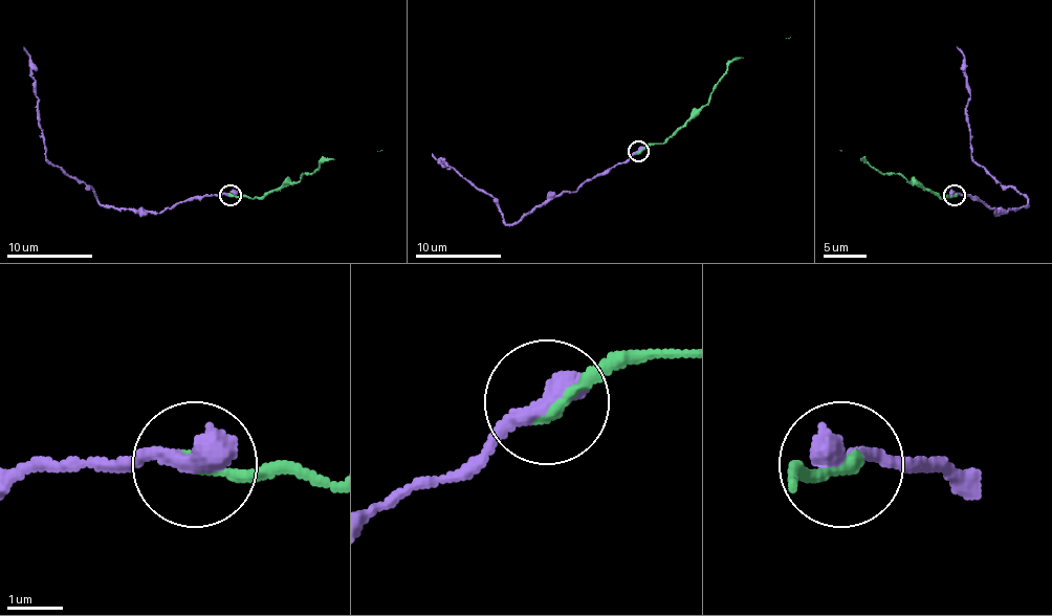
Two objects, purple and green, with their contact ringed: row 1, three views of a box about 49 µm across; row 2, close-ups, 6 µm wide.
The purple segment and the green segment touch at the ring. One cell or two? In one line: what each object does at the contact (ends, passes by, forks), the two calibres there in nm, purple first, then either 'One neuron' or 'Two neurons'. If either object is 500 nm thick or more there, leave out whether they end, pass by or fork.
Thickness 500 nm (purple) against 240 nm. One neuron

